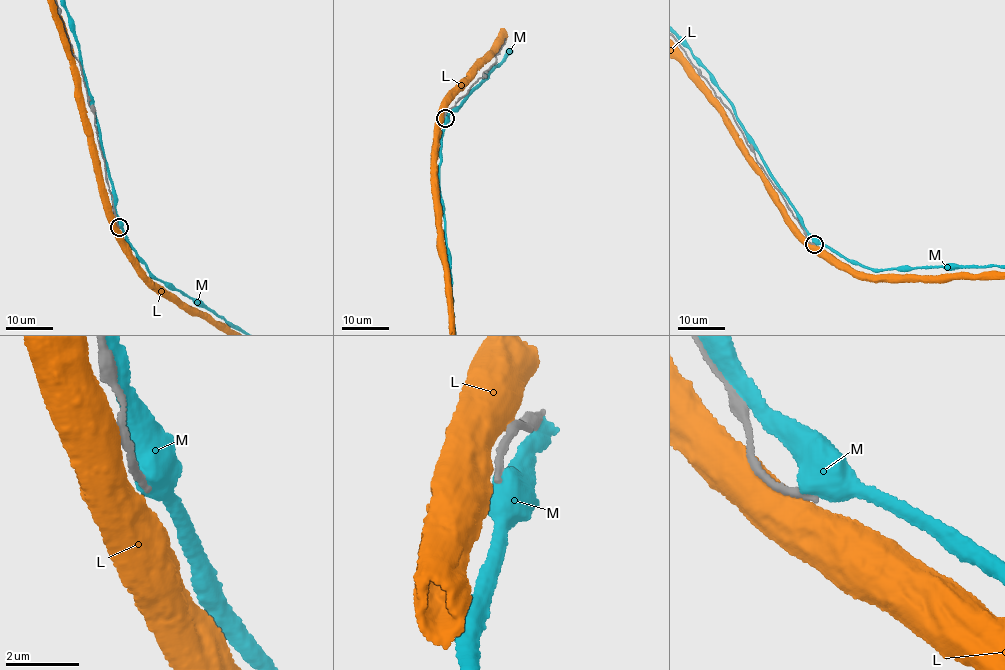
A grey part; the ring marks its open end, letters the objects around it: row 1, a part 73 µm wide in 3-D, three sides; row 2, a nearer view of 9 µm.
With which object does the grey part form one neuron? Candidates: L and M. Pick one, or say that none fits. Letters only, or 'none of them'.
none of them

